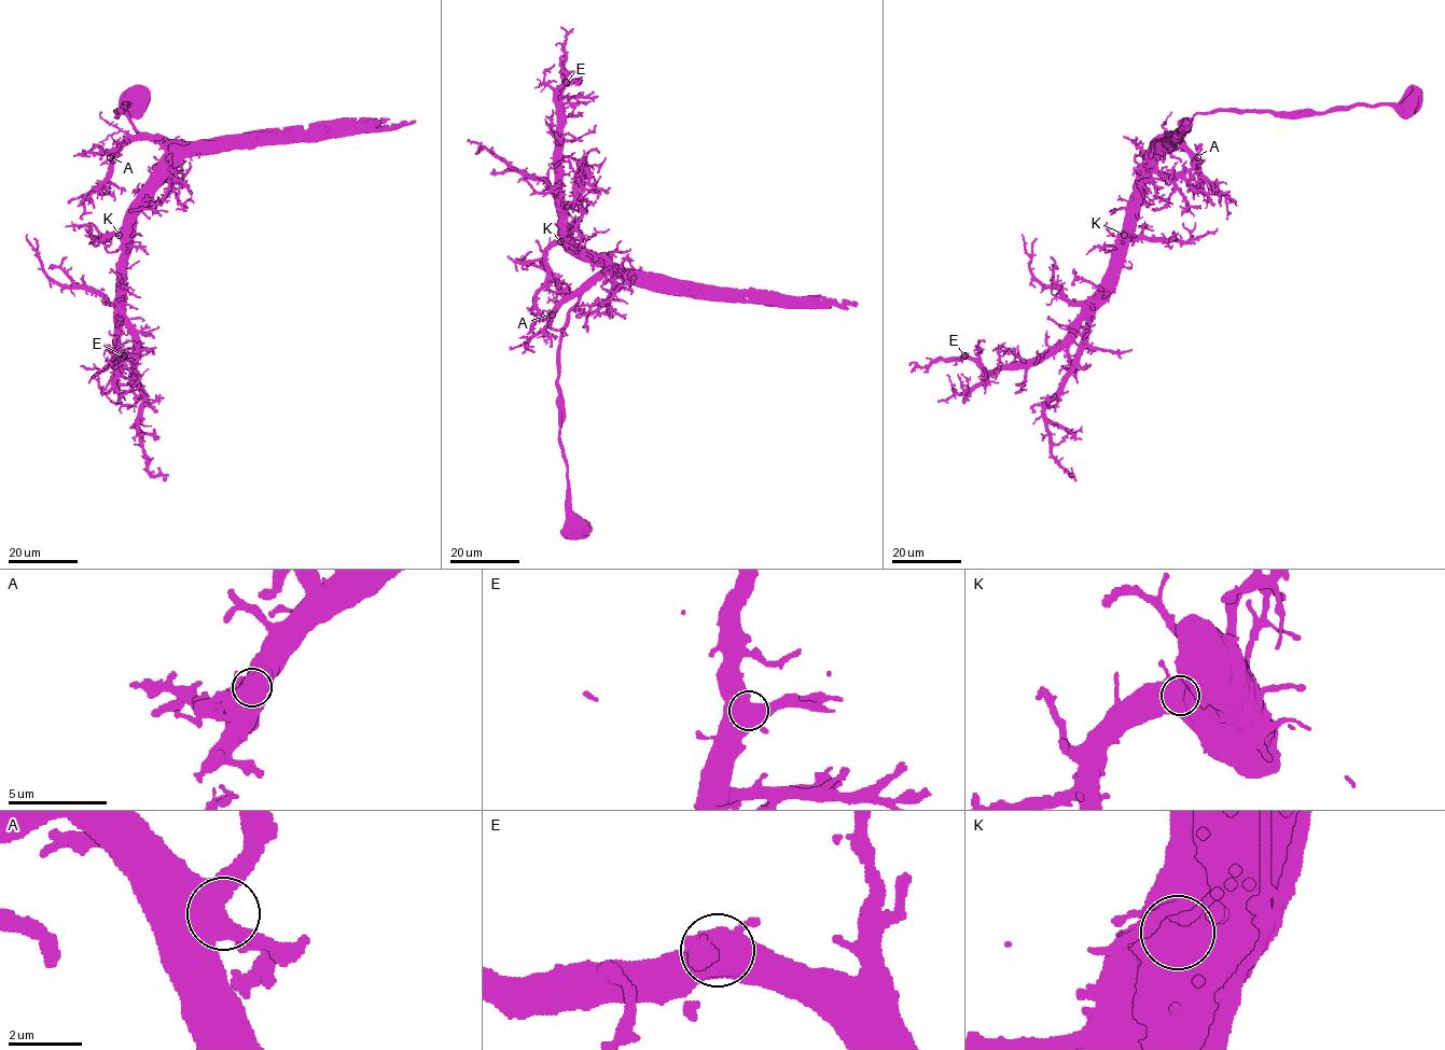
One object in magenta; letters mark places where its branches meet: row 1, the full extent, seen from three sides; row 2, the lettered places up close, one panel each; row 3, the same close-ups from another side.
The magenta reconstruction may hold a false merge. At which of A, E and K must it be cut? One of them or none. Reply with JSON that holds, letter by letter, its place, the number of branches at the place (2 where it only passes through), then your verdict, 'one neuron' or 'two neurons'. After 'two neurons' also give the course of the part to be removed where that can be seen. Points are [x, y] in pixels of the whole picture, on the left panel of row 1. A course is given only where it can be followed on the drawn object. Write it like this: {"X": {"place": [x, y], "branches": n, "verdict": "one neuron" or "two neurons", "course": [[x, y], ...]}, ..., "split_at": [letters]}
{"A": {"place": [110, 157], "branches": 3, "verdict": "one neuron"}, "E": {"place": [124, 355], "branches": 3, "verdict": "one neuron"}, "K": {"place": [119, 235], "branches": 3, "verdict": "one neuron"}, "split_at": []}

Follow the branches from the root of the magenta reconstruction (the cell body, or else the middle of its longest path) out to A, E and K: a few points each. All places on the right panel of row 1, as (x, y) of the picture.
A: (1166, 145), (1165, 149), (1156, 140), (1172, 139), (1197, 157)
E: (1166, 145), (1127, 216), (1108, 295), (1065, 339), (1033, 358), (984, 370), (964, 355)
K: (1166, 145), (1143, 179), (1142, 199), (1127, 216), (1124, 235)

